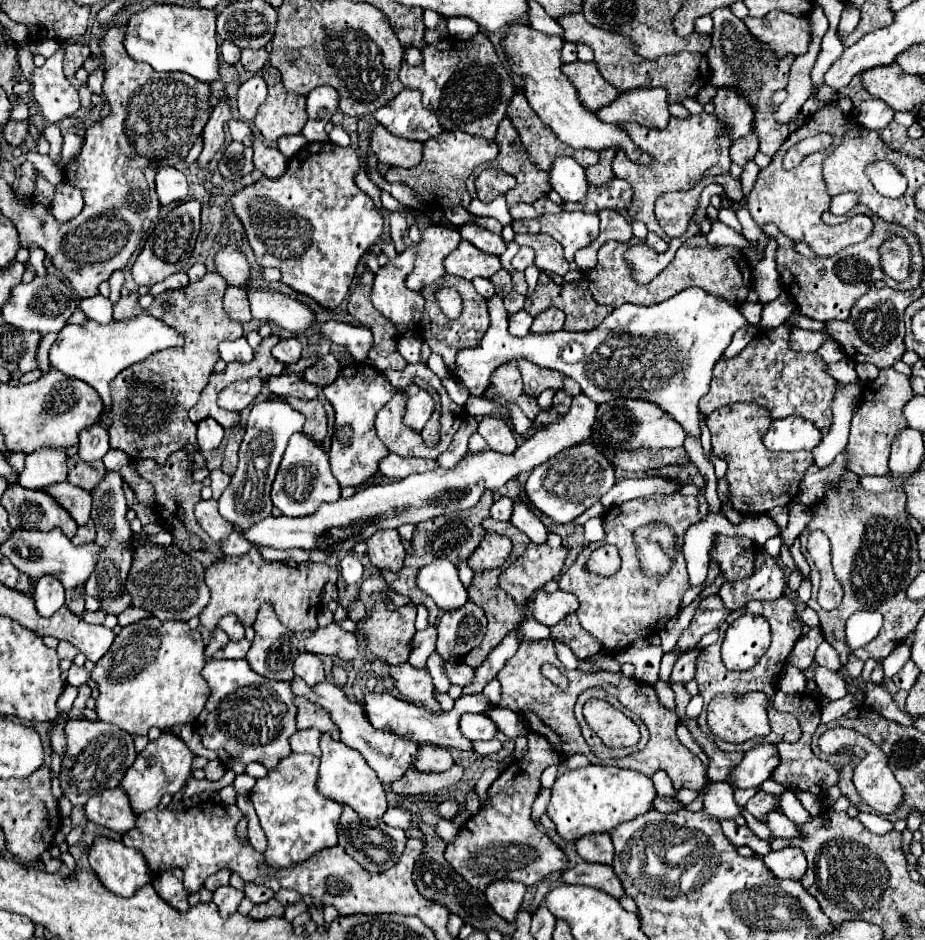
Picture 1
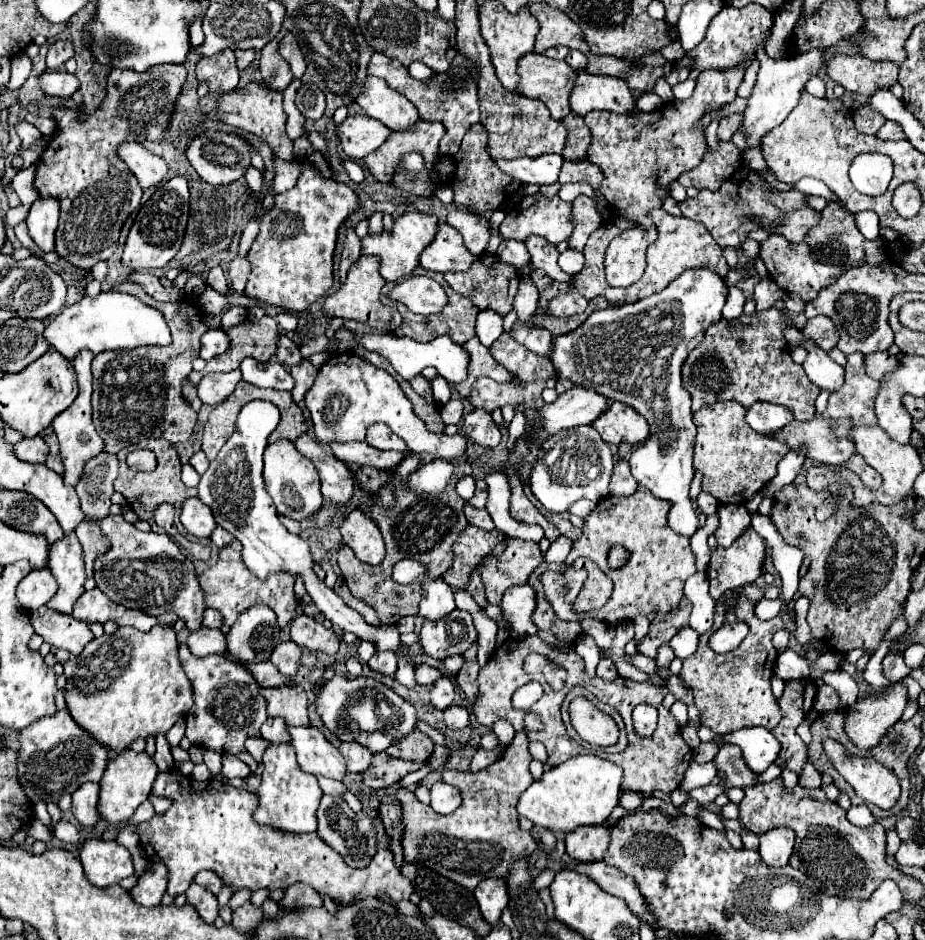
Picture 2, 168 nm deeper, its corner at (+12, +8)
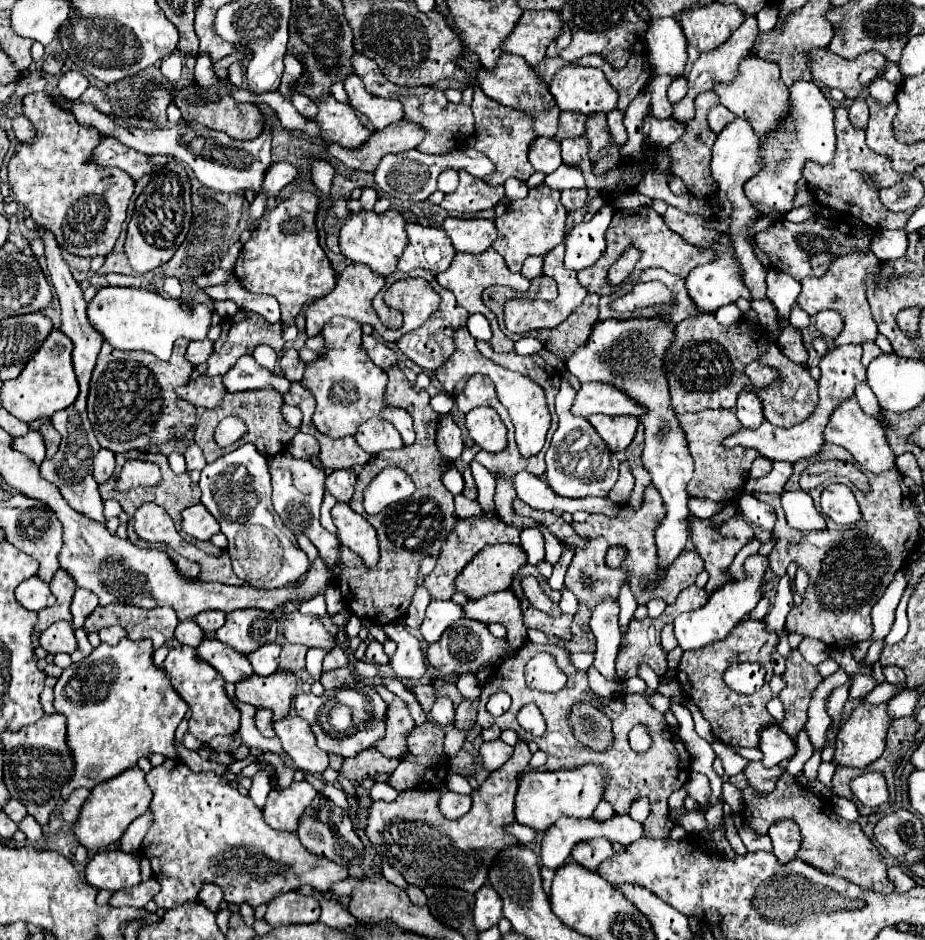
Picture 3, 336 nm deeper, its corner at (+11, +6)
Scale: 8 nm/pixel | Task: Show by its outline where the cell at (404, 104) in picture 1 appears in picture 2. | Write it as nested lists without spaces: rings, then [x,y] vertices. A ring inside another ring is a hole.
[[[368,75],[368,85],[364,85],[360,97],[356,97],[356,103],[368,117],[382,121],[392,131],[408,129],[420,121],[414,105],[380,77]]]

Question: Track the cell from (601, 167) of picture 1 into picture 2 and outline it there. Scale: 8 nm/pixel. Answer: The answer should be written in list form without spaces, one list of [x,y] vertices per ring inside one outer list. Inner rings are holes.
[[[570,113],[562,121],[564,121],[564,125],[568,125],[568,149],[564,149],[562,157],[568,159],[568,161],[586,159],[588,147],[590,147],[590,141],[592,141],[592,133],[586,127],[584,119],[576,113]]]

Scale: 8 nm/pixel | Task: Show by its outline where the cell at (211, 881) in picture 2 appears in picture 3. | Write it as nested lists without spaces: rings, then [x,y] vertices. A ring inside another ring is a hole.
[[[205,883],[201,893],[199,893],[199,901],[209,907],[209,911],[217,913],[219,911],[219,903],[223,899],[223,891],[217,887],[217,885],[211,885],[211,883]]]

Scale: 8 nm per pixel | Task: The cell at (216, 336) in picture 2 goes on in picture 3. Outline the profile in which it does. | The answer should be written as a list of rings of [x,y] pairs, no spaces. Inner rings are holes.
[[[203,339],[203,341],[193,341],[187,345],[187,361],[191,365],[199,365],[199,363],[205,363],[209,359],[209,355],[213,353],[213,341],[209,339]]]

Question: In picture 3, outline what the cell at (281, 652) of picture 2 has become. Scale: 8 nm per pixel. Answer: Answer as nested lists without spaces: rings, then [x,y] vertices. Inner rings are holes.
[[[267,643],[263,647],[259,647],[257,651],[249,653],[247,659],[253,667],[253,671],[261,677],[265,675],[271,675],[273,671],[279,669],[279,653],[281,653],[281,647],[277,643]]]

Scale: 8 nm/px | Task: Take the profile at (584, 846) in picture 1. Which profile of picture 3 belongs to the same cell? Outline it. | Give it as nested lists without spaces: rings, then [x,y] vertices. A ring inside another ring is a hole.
[[[589,839],[589,841],[581,841],[577,843],[577,847],[573,847],[571,857],[587,867],[587,869],[597,869],[605,859],[609,859],[613,855],[611,843],[607,839]]]

